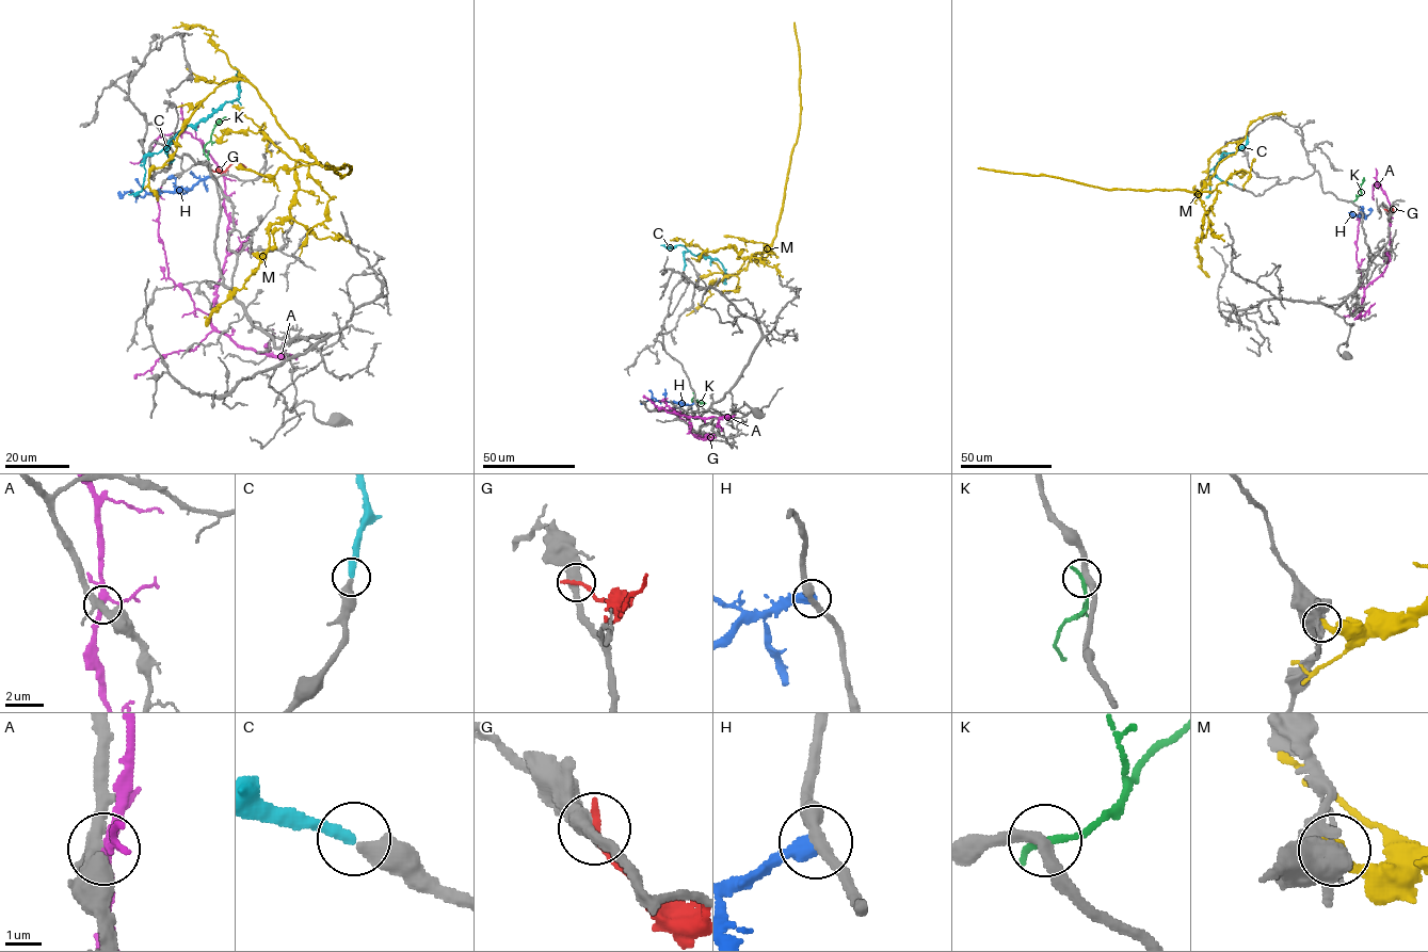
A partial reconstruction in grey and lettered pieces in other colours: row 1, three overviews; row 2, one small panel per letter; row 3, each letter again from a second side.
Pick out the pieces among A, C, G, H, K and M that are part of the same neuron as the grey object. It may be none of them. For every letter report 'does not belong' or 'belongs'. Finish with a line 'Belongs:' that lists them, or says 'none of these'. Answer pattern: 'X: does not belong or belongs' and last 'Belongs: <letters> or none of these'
A: does not belong
C: belongs
G: does not belong
H: does not belong
K: does not belong
M: does not belong
Belongs: C

